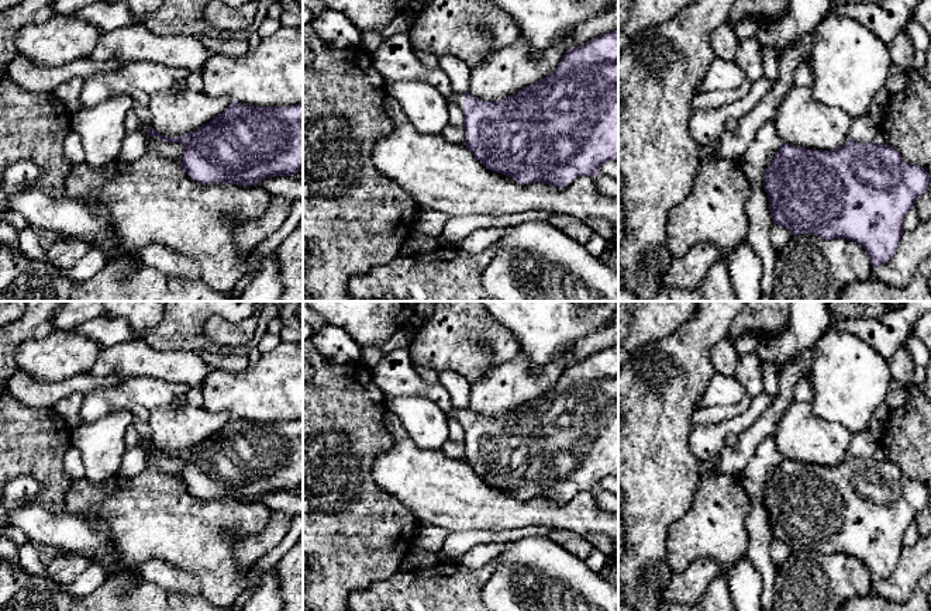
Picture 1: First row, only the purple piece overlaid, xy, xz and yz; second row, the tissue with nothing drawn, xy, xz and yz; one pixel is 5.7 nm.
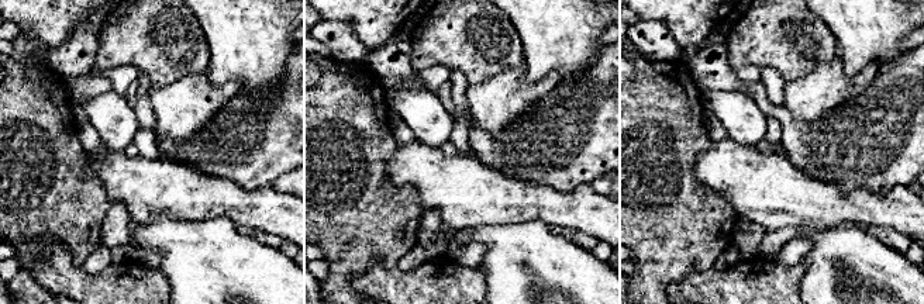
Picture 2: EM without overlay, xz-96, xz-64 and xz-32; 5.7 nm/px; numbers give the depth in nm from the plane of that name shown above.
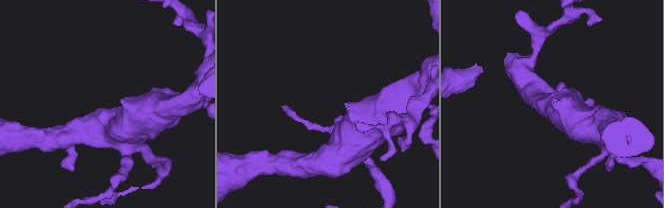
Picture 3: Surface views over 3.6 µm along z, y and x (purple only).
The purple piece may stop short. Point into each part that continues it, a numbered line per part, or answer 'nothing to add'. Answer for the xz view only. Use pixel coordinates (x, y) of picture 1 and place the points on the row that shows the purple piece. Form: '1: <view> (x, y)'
1: xz (395, 59)

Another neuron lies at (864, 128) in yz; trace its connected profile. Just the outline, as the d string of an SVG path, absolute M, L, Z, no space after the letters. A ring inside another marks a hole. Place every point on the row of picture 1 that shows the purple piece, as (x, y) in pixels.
M868 113L865 115L852 118L849 132L848 132L848 139L852 139L861 144L873 142L879 131L880 131L880 127L875 120L873 113Z

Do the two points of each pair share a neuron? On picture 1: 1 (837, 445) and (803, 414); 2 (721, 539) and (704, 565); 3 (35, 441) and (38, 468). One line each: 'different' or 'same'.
1: same
2: different
3: same

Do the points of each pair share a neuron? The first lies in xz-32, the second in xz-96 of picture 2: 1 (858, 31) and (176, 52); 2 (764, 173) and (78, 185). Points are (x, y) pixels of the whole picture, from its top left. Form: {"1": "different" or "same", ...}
{"1": "different", "2": "different"}

